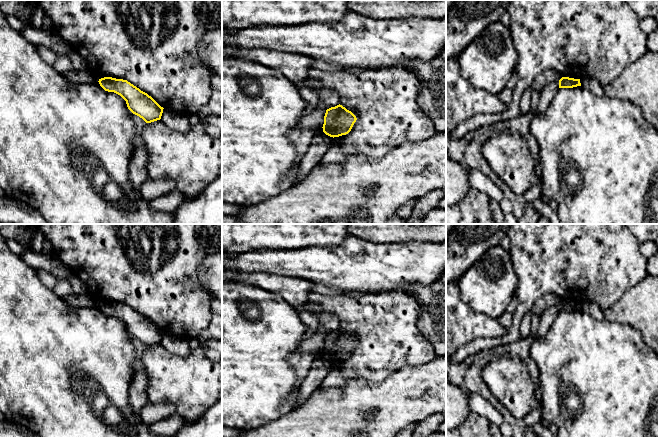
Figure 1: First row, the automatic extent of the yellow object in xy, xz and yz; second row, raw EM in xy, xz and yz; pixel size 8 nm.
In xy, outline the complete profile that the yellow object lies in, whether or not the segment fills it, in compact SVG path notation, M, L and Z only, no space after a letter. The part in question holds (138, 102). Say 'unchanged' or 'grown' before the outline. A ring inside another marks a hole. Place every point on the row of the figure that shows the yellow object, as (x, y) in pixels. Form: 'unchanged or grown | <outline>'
unchanged | M104 77L98 82L105 91L120 95L126 101L128 109L146 123L161 119L164 108L127 80Z

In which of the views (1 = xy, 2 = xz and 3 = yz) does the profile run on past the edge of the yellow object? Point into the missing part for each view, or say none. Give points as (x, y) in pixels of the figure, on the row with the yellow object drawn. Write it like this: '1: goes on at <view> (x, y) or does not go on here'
1: does not go on here
2: does not go on here
3: does not go on here

